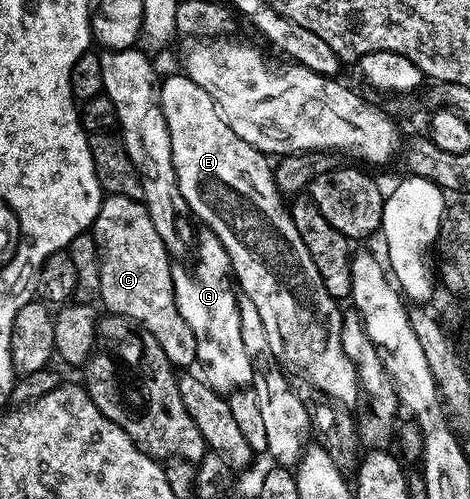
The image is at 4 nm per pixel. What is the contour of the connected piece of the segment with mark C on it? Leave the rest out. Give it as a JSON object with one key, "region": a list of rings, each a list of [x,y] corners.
{"region":[[[110,194],[101,203],[101,211],[93,221],[91,233],[97,245],[101,261],[100,301],[105,301],[105,310],[121,314],[139,323],[155,340],[167,356],[170,366],[189,368],[197,362],[195,336],[179,316],[175,304],[173,268],[167,248],[155,230],[144,201],[129,198],[126,194]]]}

